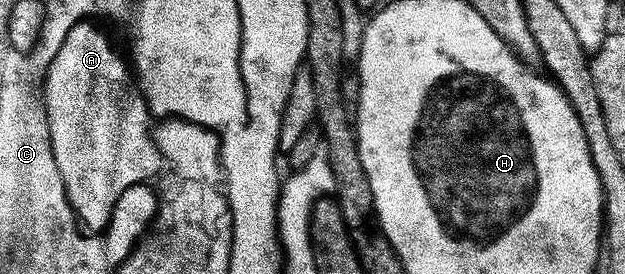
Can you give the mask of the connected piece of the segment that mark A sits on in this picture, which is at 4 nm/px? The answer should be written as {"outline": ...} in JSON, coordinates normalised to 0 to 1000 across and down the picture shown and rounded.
{"outline":[[[146,77],[118,99],[80,241],[70,318],[82,540],[91,584],[93,631],[120,785],[146,850],[170,843],[189,734],[206,690],[243,664],[242,653],[264,617],[261,558],[248,511],[245,423],[211,241],[198,197],[195,208],[187,186],[176,135],[155,99],[160,95]]]}

